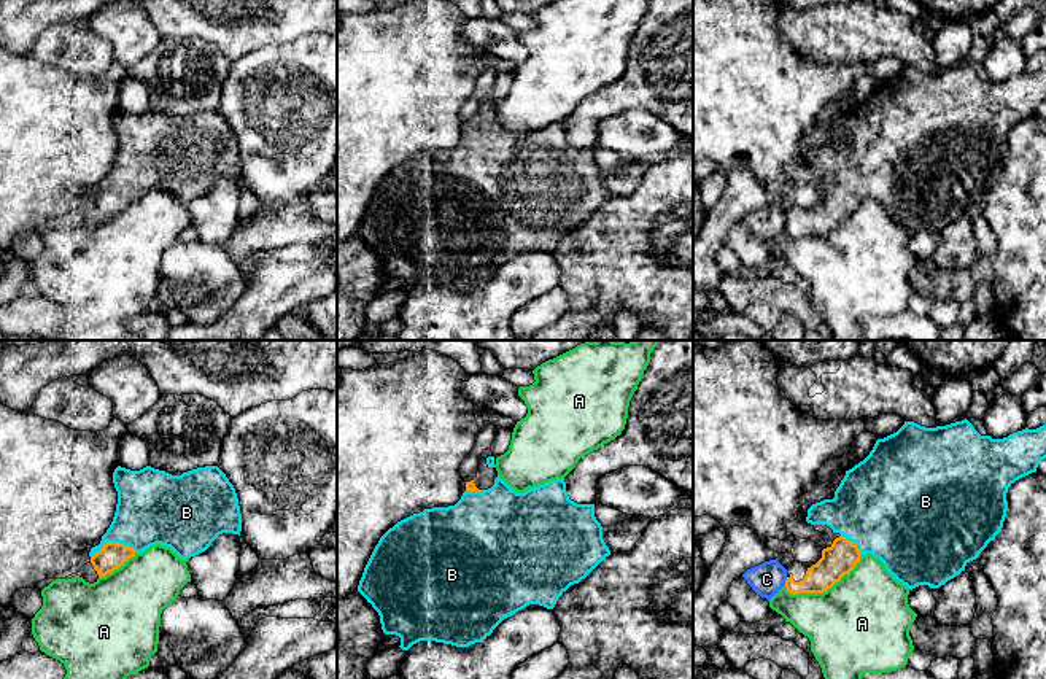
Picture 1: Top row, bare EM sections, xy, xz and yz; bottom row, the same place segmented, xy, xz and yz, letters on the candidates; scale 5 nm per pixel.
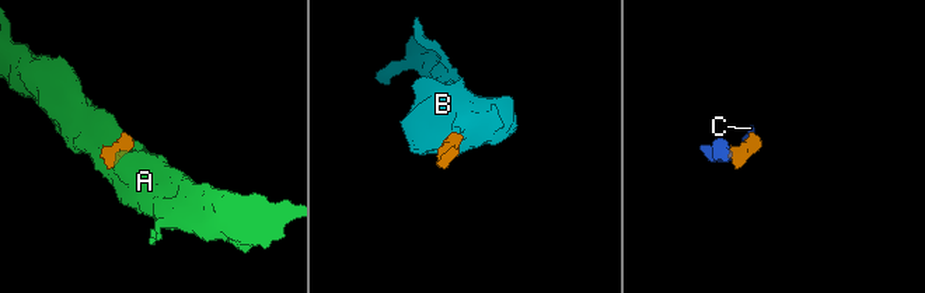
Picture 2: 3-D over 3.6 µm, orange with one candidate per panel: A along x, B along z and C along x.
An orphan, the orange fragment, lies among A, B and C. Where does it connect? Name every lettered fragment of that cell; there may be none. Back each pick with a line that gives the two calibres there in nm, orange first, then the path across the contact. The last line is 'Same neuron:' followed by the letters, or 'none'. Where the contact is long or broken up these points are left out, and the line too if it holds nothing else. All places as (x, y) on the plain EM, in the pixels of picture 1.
B: calibres 140 and 340 nm; way xy (113, 199), (113, 186), (150, 153)
Same neuron: B

